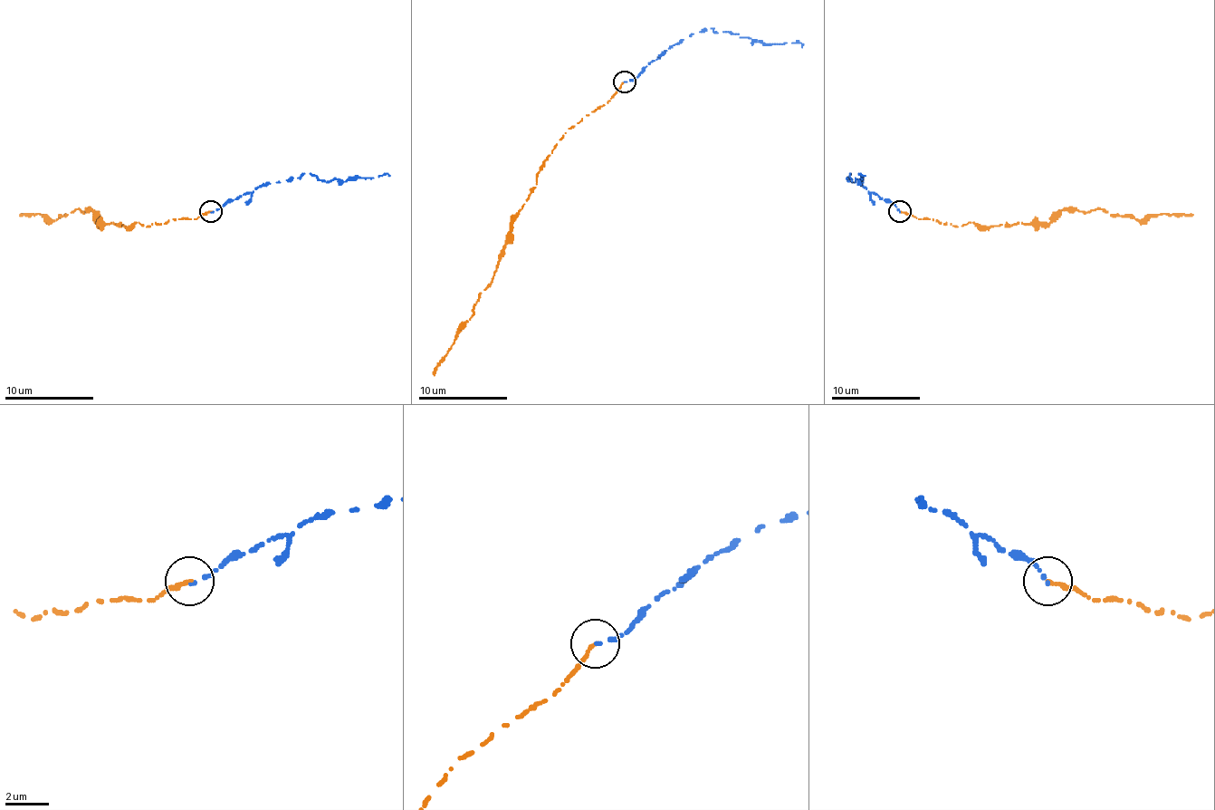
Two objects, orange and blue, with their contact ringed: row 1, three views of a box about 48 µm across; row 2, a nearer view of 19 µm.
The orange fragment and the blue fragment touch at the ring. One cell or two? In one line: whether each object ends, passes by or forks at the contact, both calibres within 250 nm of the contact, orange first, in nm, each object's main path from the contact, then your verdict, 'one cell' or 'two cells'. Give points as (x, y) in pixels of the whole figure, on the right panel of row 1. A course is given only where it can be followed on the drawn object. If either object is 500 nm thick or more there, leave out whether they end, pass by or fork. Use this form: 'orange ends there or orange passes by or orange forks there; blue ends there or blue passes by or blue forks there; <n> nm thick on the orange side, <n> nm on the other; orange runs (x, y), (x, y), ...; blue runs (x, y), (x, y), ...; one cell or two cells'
orange ends there; blue ends there; 180 nm thick on the orange side, 180 nm on the other; orange runs (900, 212), (980, 227), (1049, 223), (1062, 209), (1104, 209), (1140, 220), (1160, 214), (1193, 214); blue runs (900, 212), (862, 185), (846, 178), (849, 174), (851, 180), (862, 178), (860, 174), (865, 176); two cells

